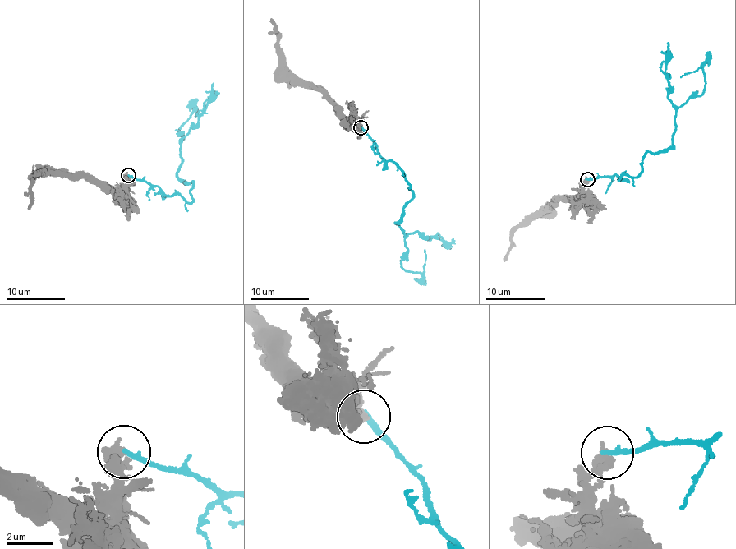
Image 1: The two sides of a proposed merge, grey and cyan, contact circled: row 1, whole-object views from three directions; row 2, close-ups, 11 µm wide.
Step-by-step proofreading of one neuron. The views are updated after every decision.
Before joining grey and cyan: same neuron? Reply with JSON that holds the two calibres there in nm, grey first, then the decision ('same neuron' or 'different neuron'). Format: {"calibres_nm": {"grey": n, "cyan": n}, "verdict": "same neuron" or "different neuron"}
{"calibres_nm": {"grey": 400, "cyan": 240}, "verdict": "different neuron"}

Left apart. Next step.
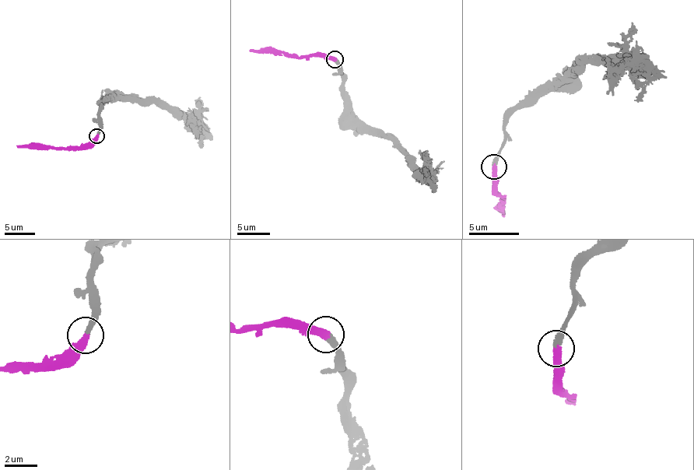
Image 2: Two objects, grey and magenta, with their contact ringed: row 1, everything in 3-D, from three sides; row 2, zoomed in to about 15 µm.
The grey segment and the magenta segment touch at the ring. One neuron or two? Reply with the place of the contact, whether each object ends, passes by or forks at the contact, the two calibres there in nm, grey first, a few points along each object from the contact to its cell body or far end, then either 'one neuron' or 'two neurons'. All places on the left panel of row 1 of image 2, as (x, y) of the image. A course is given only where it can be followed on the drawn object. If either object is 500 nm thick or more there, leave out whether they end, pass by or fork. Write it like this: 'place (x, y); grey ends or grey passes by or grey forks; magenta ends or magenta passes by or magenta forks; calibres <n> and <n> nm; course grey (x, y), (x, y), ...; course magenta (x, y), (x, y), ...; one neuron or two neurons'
place (96, 136); grey ends; magenta ends; calibres 280 and 440 nm; course grey (97, 135), (101, 102), (115, 97), (138, 99), (180, 110), (212, 140); course magenta (97, 135), (78, 146), (20, 148), (17, 145); one neuron

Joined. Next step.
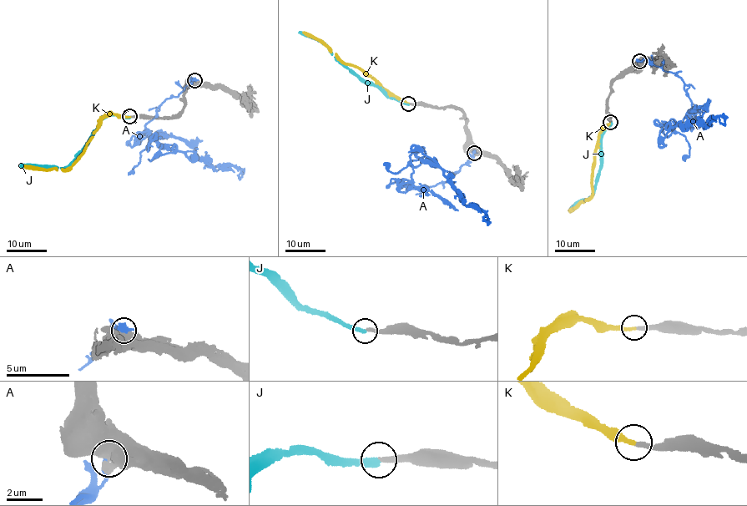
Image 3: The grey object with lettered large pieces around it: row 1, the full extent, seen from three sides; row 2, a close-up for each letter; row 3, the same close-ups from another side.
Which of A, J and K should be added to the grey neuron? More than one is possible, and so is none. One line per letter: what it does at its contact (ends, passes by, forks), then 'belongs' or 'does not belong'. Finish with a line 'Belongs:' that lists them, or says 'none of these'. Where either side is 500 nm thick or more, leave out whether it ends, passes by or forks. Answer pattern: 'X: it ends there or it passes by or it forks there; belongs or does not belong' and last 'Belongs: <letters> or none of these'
A: does not belong
J: it ends there; does not belong
K: it ends there; belongs
Belongs: K

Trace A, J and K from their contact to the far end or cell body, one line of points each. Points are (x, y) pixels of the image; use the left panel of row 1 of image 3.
A: (194, 80), (162, 103), (145, 127), (149, 140), (153, 137), (211, 166), (235, 166), (239, 178)
J: (130, 116), (109, 115), (100, 121), (98, 128), (83, 152), (65, 166), (19, 166)
K: (129, 116), (110, 114), (102, 119), (84, 154), (66, 169), (23, 165)

